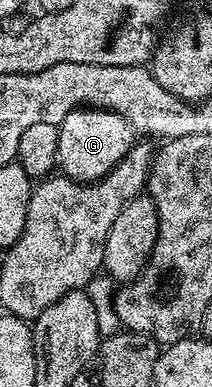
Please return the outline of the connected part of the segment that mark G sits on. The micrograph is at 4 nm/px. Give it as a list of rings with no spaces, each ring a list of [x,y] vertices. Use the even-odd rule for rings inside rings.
[[[76,108],[57,128],[59,146],[57,163],[60,171],[80,184],[92,184],[102,180],[133,148],[135,133],[128,120],[108,108]]]

